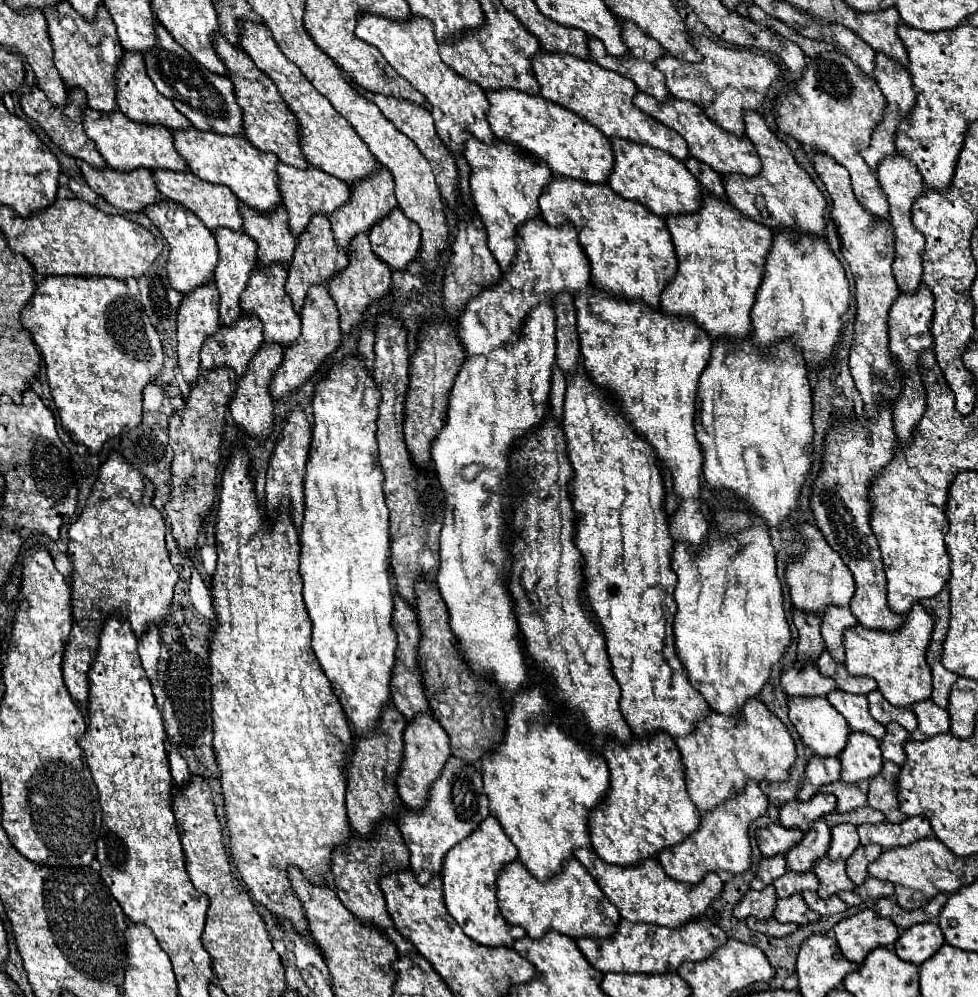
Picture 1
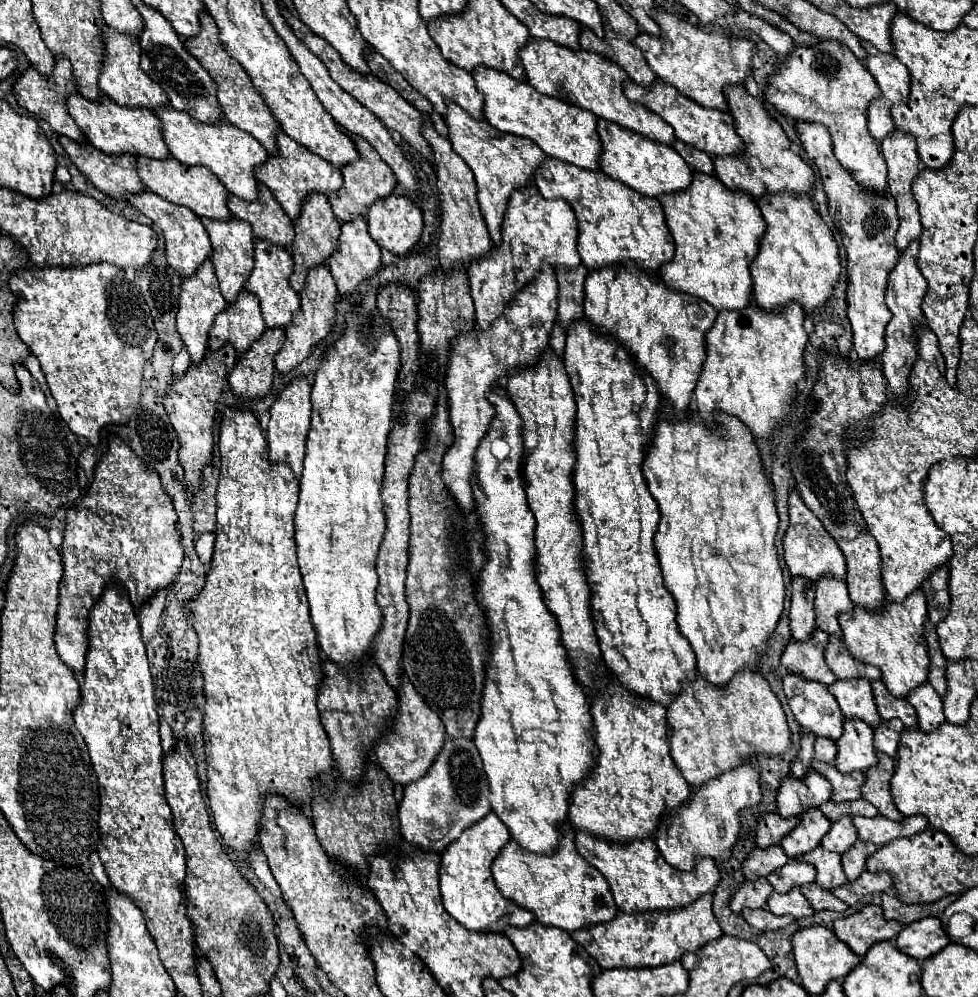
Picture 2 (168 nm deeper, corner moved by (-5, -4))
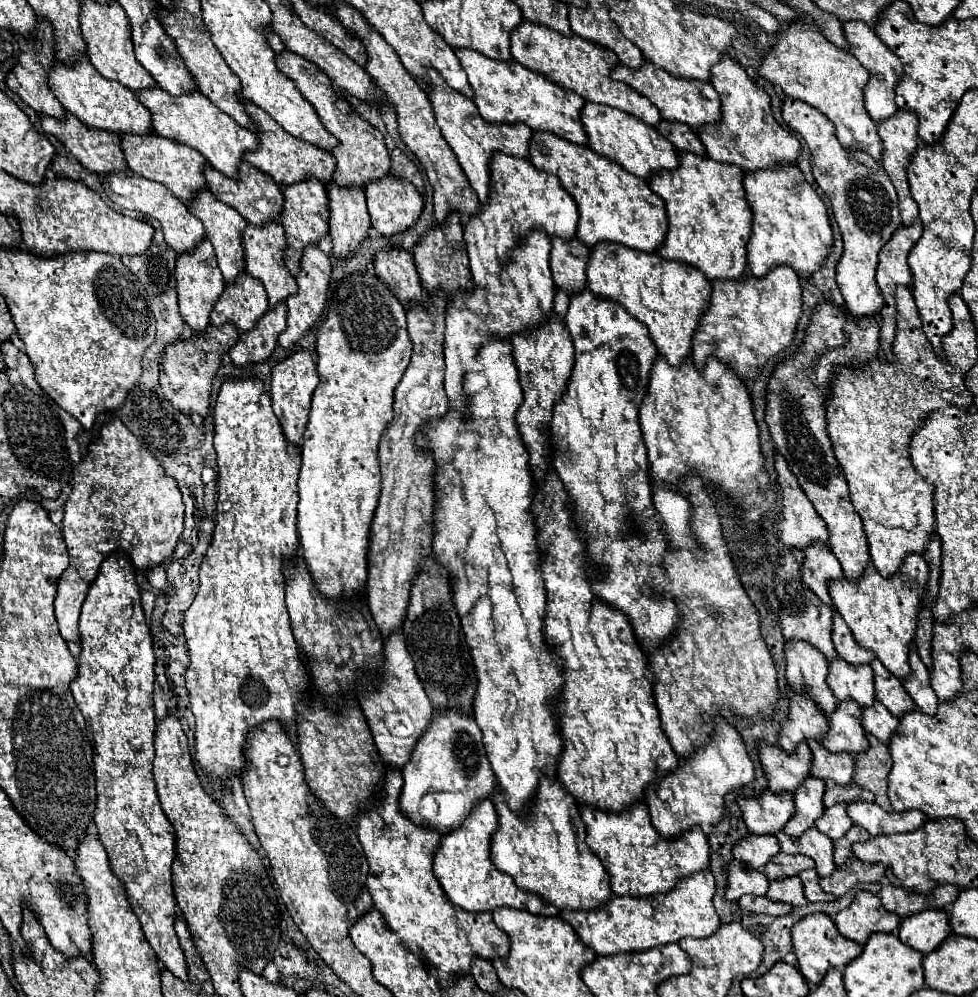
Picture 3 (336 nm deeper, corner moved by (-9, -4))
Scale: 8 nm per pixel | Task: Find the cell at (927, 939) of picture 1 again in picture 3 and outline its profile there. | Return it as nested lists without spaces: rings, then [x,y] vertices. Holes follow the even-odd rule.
[[[921,910],[919,914],[911,914],[903,918],[899,926],[899,938],[907,946],[919,950],[921,954],[929,954],[935,950],[947,936],[951,934],[949,916],[945,910]]]

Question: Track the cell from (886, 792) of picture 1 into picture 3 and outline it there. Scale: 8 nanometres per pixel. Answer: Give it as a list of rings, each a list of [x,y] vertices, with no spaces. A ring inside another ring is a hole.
[[[867,734],[869,740],[869,748],[863,754],[855,754],[855,778],[853,782],[857,782],[861,788],[867,788],[875,794],[875,802],[891,812],[891,804],[887,798],[887,776],[891,770],[891,758],[887,752],[887,746],[883,742],[879,742],[875,736]]]

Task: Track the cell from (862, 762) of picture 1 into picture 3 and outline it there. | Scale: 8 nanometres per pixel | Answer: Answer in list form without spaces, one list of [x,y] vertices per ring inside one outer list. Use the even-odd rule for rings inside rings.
[[[839,702],[831,716],[827,716],[829,730],[827,738],[823,738],[823,746],[831,752],[863,752],[867,748],[867,738],[859,716],[861,706],[855,706],[855,702]]]

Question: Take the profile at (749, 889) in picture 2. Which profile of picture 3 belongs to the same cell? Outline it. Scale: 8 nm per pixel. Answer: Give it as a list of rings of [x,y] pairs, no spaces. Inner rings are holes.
[[[731,860],[731,866],[727,870],[727,900],[737,902],[743,894],[753,894],[753,896],[765,896],[769,884],[767,876],[761,874],[759,870],[745,868],[743,862]]]

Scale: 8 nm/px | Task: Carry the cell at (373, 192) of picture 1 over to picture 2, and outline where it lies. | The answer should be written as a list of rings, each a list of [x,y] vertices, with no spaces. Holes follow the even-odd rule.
[[[351,134],[353,142],[357,144],[357,150],[359,150],[359,160],[345,166],[341,172],[343,172],[343,178],[345,178],[345,184],[343,188],[337,192],[337,194],[331,194],[329,196],[329,202],[333,206],[333,214],[339,222],[347,222],[347,220],[353,220],[357,216],[365,216],[369,206],[373,206],[377,200],[385,198],[385,196],[391,196],[395,186],[397,186],[397,180],[395,180],[395,174],[393,170],[381,160],[381,156],[377,154],[377,150],[367,144],[363,138]]]

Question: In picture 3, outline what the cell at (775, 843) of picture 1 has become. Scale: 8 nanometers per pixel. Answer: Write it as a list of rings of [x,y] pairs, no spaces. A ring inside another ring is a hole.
[[[763,790],[755,798],[737,798],[737,802],[753,834],[775,834],[783,830],[795,810],[791,794],[771,794],[769,790]]]

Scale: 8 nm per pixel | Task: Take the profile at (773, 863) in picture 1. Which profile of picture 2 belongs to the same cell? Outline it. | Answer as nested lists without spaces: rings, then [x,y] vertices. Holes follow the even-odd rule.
[[[771,846],[767,850],[755,848],[751,852],[751,856],[743,862],[743,872],[745,876],[757,876],[757,878],[765,878],[771,872],[775,872],[777,868],[787,864],[787,854],[783,854],[781,846]]]

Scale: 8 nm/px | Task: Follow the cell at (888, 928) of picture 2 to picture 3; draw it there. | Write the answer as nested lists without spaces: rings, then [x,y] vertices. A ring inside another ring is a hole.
[[[857,892],[853,902],[835,916],[837,930],[859,944],[865,944],[873,932],[893,932],[901,918],[887,912],[871,892]]]

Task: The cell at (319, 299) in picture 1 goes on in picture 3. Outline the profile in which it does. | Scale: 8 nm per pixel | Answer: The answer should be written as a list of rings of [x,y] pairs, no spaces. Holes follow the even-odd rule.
[[[309,244],[309,246],[303,250],[301,270],[299,270],[299,274],[295,276],[295,280],[297,280],[299,290],[297,290],[295,296],[289,296],[289,298],[287,298],[287,308],[289,308],[287,328],[285,328],[285,332],[281,334],[281,338],[279,338],[279,344],[281,344],[283,348],[295,346],[295,342],[297,342],[303,334],[307,334],[307,332],[311,330],[311,326],[321,318],[325,300],[327,300],[329,280],[331,280],[331,262],[329,262],[329,256],[327,256],[325,252],[321,252],[319,246]]]

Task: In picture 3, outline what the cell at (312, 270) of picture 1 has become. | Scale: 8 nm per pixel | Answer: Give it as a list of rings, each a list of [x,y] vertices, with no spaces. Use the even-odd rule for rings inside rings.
[[[311,178],[311,182],[297,182],[295,186],[281,186],[281,194],[283,194],[283,212],[281,212],[281,224],[285,228],[285,238],[287,238],[287,246],[285,246],[285,266],[289,268],[289,272],[295,276],[299,274],[299,260],[303,254],[303,248],[307,244],[317,244],[327,232],[329,232],[329,212],[327,212],[327,190],[323,182],[315,182],[315,178]]]

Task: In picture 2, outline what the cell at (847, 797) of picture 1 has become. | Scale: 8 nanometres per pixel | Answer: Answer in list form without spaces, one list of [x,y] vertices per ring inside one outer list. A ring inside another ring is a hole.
[[[813,762],[811,764],[823,778],[827,778],[833,786],[833,800],[839,802],[851,802],[861,798],[861,786],[865,784],[865,774],[863,772],[853,772],[853,774],[841,774],[835,770],[835,766],[827,766],[823,762]]]

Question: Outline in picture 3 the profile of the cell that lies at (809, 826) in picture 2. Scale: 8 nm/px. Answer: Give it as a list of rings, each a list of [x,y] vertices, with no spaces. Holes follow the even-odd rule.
[[[815,776],[807,778],[807,782],[803,782],[803,786],[799,786],[799,790],[795,790],[793,798],[795,798],[795,814],[791,818],[791,822],[787,822],[785,832],[793,838],[799,838],[805,830],[813,828],[815,820],[823,814],[825,806],[821,802],[825,792],[825,782],[819,782]]]

